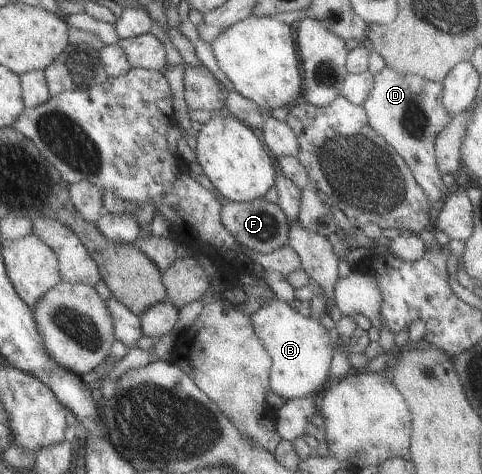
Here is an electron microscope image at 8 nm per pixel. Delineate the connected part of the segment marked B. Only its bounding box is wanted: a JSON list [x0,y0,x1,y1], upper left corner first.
[249,299,335,400]

